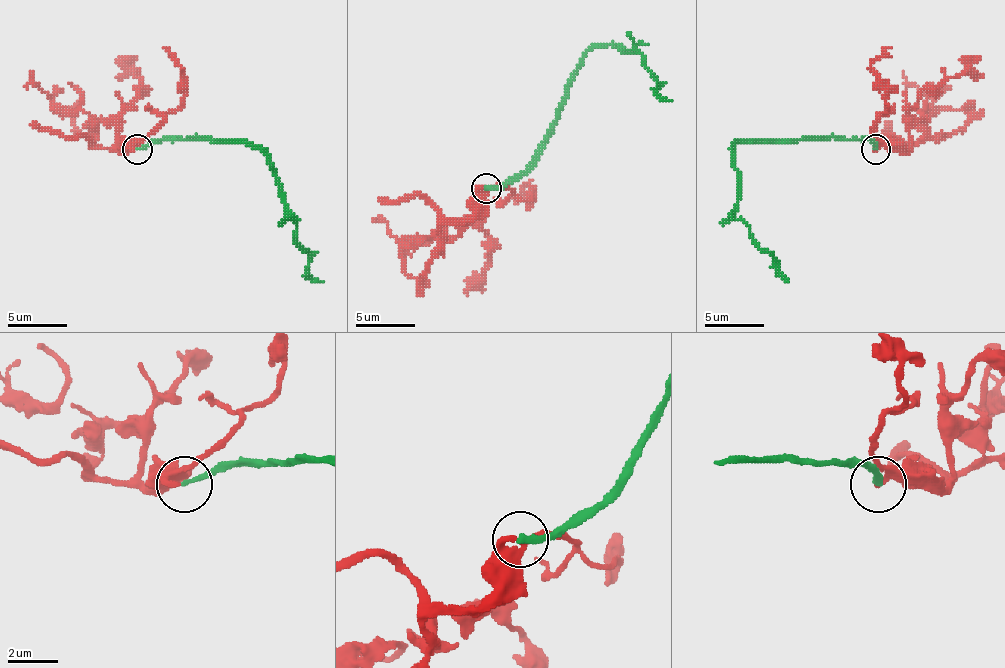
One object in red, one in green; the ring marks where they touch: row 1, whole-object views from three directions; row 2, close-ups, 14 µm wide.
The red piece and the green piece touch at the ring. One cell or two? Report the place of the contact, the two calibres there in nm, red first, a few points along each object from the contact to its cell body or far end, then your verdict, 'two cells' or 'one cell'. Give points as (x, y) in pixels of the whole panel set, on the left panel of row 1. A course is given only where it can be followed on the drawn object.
(137, 149) | 240/240 nm | red via (137, 148), (134, 145), (122, 151), (116, 145), (116, 130), (107, 122), (66, 110), (33, 80), (30, 71) | green via (137, 148), (166, 139), (252, 145), (267, 157), (284, 216), (308, 255), (308, 273), (323, 281) | one cell

